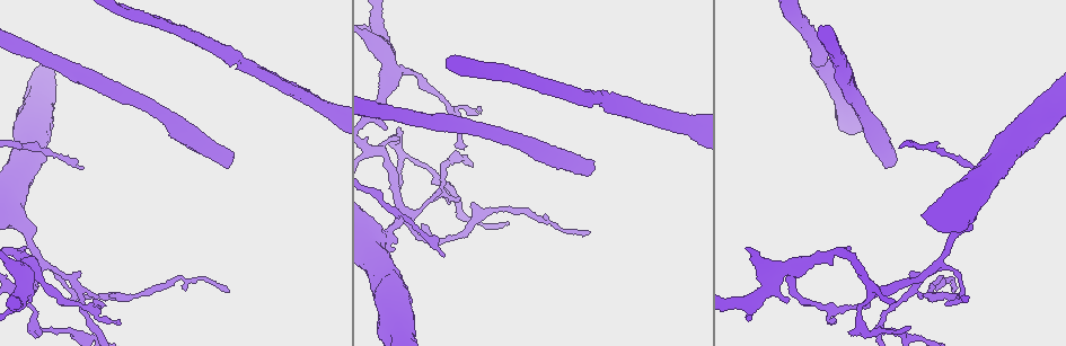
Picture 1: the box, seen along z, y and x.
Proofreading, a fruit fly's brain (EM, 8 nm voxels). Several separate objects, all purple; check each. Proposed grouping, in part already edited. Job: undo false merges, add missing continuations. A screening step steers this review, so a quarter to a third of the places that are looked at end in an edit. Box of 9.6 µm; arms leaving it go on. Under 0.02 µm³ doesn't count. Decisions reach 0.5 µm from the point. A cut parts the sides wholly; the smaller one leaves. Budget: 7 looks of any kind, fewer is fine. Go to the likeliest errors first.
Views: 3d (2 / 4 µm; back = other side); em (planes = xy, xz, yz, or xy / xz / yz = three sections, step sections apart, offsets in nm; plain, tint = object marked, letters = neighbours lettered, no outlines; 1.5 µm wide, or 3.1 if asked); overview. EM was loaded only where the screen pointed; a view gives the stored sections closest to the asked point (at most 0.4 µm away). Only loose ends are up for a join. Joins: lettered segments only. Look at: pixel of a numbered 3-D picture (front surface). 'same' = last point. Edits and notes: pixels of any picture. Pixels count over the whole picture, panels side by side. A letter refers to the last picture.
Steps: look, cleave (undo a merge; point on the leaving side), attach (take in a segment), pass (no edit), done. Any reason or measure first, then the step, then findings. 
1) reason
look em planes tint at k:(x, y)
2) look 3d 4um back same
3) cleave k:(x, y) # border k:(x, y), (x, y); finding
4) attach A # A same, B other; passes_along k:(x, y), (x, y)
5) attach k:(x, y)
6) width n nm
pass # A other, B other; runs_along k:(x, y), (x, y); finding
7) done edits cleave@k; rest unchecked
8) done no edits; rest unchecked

free end
look em xy step 8 tint at 1:(32, 299)

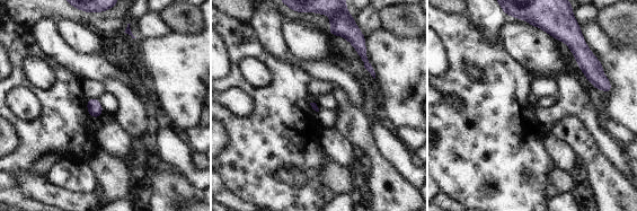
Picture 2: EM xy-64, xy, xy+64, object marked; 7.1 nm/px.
another direction
look em planes letters same

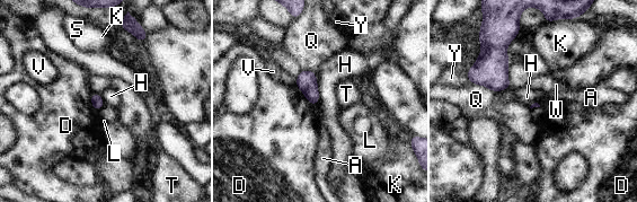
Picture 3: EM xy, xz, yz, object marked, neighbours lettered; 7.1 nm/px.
pass # A other, D other, H other, K other, L other, Q other, S other, T other, V other, W other, Y other; border 3:(316, 75), (317, 105); no lettered segment goes on from it

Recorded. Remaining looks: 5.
branch stops here
look 3d 4um at 1:(231, 157)

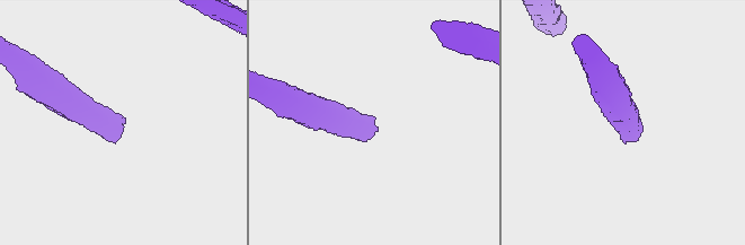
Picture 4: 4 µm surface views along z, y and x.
look em planes letters at 4:(378, 129)

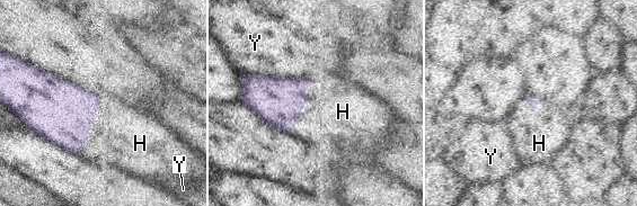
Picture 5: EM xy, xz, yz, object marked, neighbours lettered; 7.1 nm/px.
attach H # H same, Y other; the cell continues

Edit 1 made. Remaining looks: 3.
done edits attach@5; rest unchecked

